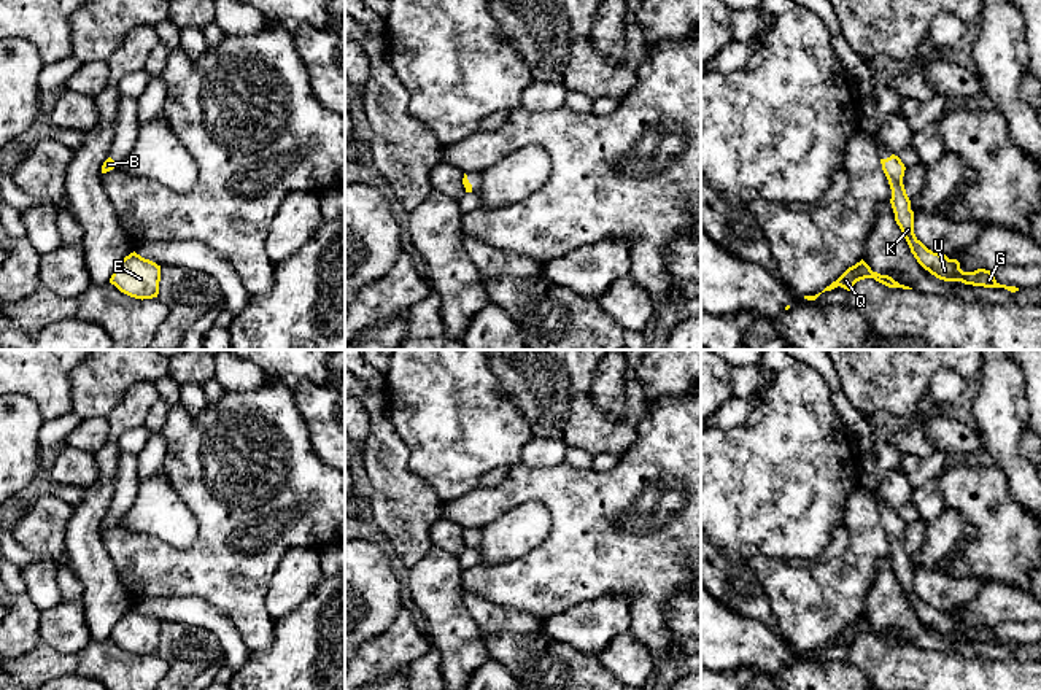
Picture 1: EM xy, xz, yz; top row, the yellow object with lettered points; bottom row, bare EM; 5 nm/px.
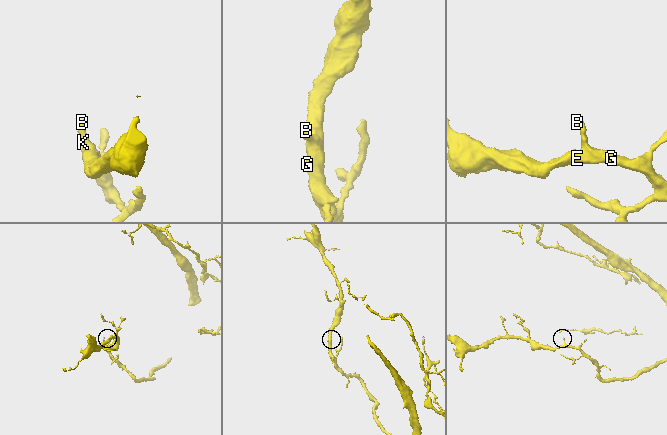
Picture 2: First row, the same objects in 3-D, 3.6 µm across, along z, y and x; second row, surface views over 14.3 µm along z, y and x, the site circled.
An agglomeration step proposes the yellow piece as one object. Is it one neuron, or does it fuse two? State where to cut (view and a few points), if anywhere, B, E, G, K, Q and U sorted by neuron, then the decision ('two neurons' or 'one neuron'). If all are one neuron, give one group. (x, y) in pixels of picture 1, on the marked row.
no cut | B E G K Q U | one neuron

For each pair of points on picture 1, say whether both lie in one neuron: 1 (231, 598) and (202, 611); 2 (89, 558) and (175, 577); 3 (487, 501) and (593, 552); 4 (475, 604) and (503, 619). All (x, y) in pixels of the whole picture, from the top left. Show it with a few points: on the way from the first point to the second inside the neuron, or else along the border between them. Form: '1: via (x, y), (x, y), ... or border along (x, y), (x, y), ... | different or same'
1: border along (177, 595), (205, 600), (218, 608), (239, 631) | different
2: border along (100, 530), (100, 539), (116, 577), (129, 596) | different
3: via (515, 493), (544, 493), (574, 523) | same
4: via (482, 609), (496, 617) | same

